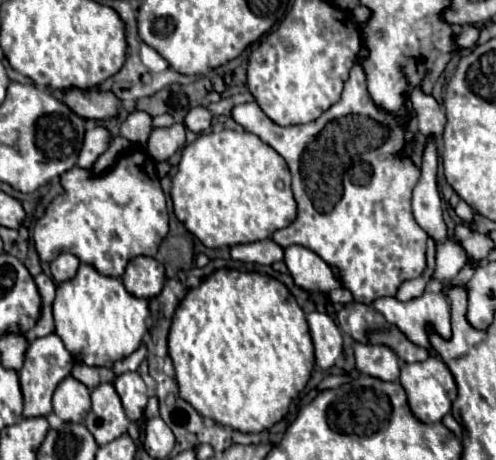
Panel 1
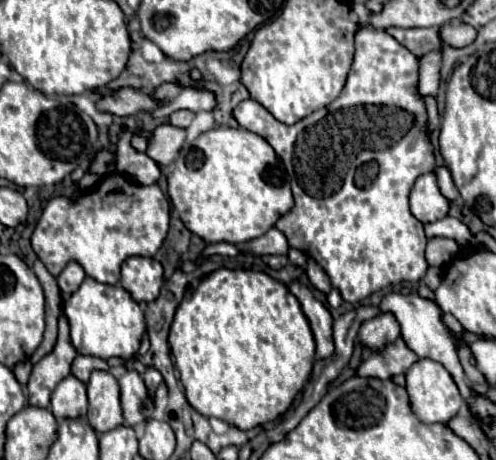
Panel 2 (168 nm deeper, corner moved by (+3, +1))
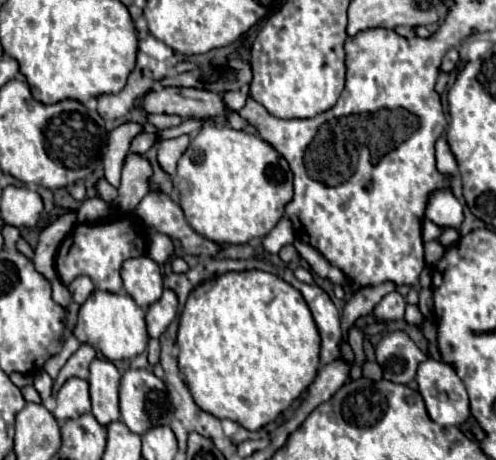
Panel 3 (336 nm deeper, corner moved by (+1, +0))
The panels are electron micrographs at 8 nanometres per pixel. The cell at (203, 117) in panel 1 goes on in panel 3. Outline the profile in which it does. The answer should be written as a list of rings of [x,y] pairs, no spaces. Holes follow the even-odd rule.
[[[150,114],[148,120],[150,120],[156,128],[160,128],[160,130],[164,130],[164,128],[172,128],[172,126],[178,126],[178,124],[182,122],[180,116],[170,116],[170,114]]]

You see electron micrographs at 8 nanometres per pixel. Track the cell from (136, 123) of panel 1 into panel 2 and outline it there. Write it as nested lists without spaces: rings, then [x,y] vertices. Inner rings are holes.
[[[124,129],[116,145],[116,171],[138,185],[152,185],[160,177],[160,167],[146,153],[134,151],[130,145],[132,131]]]

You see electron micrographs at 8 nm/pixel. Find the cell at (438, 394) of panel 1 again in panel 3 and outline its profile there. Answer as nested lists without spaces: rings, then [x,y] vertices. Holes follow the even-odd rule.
[[[428,358],[426,362],[422,362],[422,366],[418,366],[416,382],[418,382],[418,392],[424,398],[426,410],[428,410],[430,418],[436,424],[440,424],[440,426],[458,426],[458,424],[462,424],[470,416],[466,388],[462,384],[462,380],[458,378],[456,370],[450,364],[444,364],[440,360]]]

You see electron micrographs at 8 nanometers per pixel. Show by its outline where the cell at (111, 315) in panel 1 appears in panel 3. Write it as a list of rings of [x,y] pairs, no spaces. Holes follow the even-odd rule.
[[[94,290],[90,298],[80,306],[78,322],[72,332],[80,342],[90,342],[90,346],[98,348],[108,360],[130,360],[146,350],[150,340],[144,322],[144,310],[130,298],[126,292],[110,294],[102,290]]]

